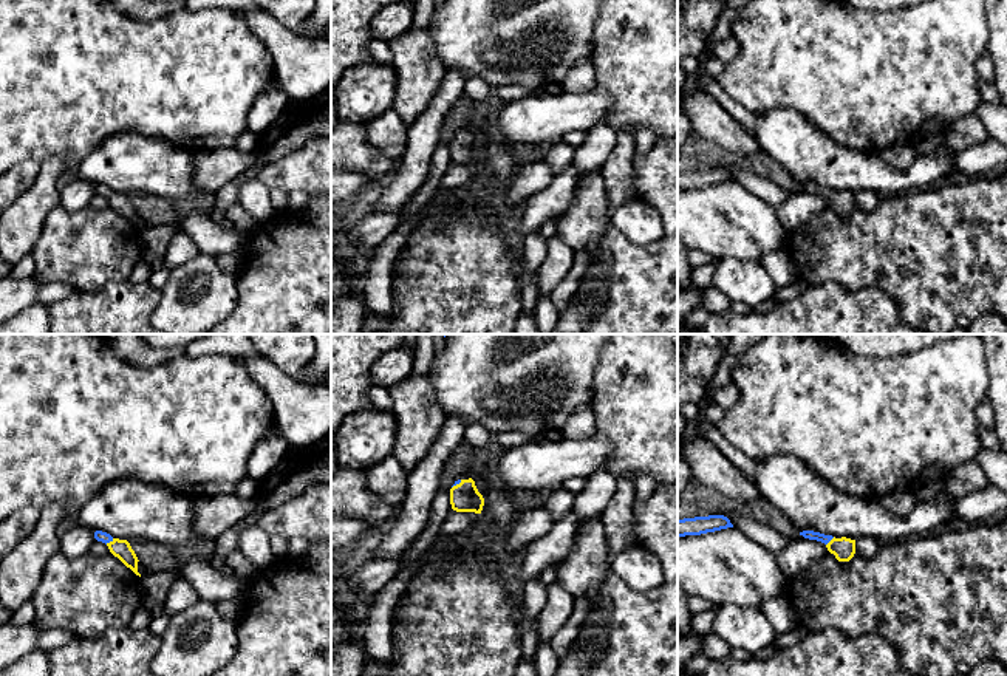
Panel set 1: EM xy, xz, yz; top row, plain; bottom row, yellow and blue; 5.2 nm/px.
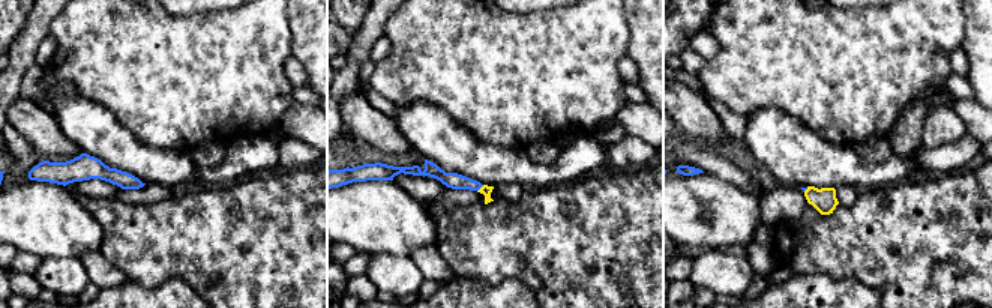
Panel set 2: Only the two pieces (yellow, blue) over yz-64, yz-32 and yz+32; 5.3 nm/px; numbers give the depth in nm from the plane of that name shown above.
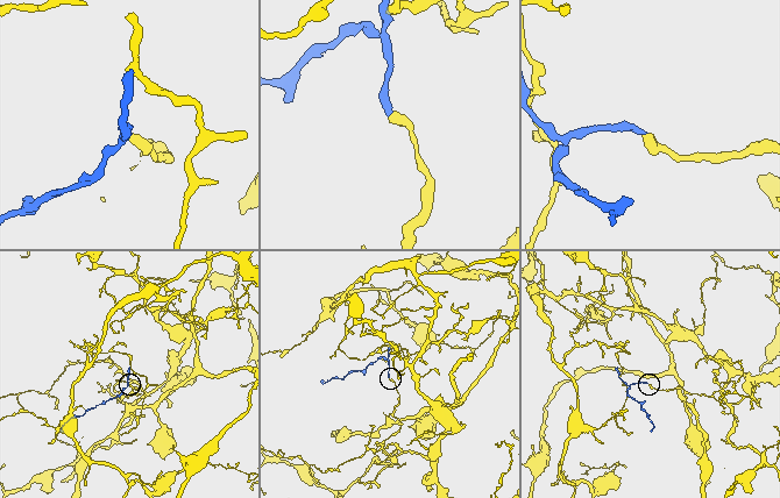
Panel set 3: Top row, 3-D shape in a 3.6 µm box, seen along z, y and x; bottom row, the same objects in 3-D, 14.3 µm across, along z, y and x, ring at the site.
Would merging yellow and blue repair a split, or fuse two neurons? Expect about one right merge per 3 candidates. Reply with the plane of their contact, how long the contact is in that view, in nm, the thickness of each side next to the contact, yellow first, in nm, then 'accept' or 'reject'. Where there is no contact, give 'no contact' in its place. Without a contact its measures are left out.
meets yellow in xy; contact 50 nm long; 100 nm thick on the yellow side, 60 nm on the other; accept

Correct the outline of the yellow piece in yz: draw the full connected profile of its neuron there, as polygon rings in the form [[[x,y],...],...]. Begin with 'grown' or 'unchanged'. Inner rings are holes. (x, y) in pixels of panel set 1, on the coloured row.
grown | [[[803,531],[800,535],[824,543],[828,551],[834,554],[838,562],[849,562],[855,554],[855,540],[846,537],[835,538],[814,531]]]

